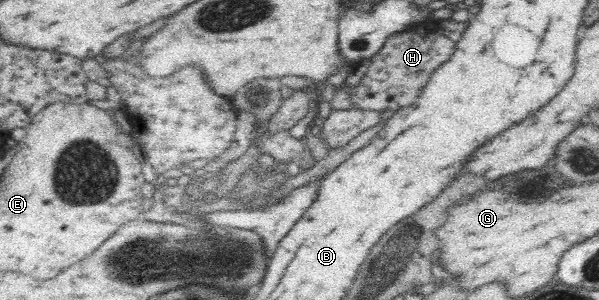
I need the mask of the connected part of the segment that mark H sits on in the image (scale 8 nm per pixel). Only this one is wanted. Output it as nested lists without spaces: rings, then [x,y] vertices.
[[[451,17],[431,19],[391,37],[370,59],[370,65],[359,83],[348,88],[351,109],[399,112],[411,106],[434,71],[451,59],[465,25]]]

